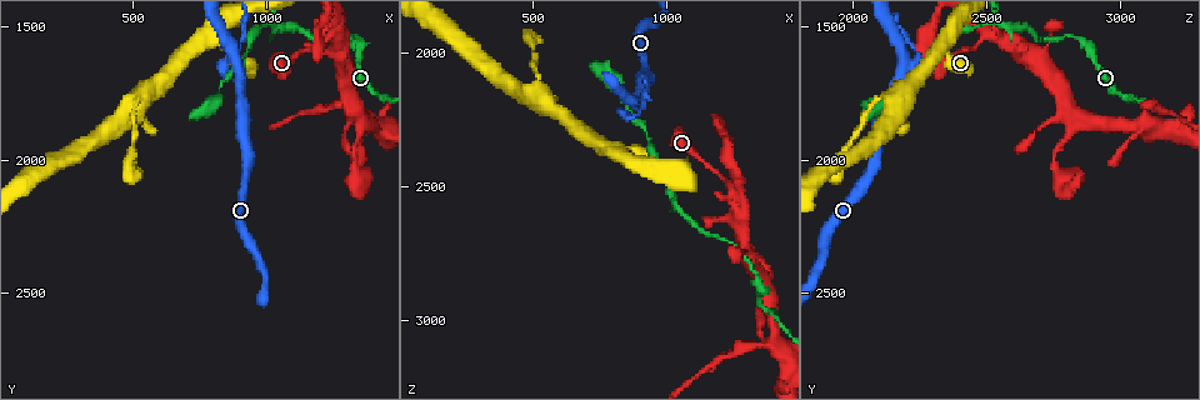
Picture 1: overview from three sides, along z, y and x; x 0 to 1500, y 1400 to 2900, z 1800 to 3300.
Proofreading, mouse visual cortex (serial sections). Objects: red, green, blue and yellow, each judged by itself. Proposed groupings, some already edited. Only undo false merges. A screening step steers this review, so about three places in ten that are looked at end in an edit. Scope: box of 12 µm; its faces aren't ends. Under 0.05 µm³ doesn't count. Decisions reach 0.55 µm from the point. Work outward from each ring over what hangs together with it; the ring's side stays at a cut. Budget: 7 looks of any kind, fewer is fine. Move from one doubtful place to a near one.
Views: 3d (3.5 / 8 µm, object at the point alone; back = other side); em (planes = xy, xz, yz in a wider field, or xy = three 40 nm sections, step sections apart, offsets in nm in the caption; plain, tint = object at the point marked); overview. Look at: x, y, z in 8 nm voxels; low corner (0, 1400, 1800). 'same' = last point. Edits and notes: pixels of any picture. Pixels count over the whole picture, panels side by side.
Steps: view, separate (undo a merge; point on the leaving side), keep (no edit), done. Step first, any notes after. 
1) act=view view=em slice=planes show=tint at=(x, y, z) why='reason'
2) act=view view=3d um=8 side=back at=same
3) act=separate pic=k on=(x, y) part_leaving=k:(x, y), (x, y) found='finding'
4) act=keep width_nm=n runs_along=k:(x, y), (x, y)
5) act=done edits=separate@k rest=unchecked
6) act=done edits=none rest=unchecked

act=view view=3d um=3.5 at=(1250, 1530, 2500) why='sudden change in width'

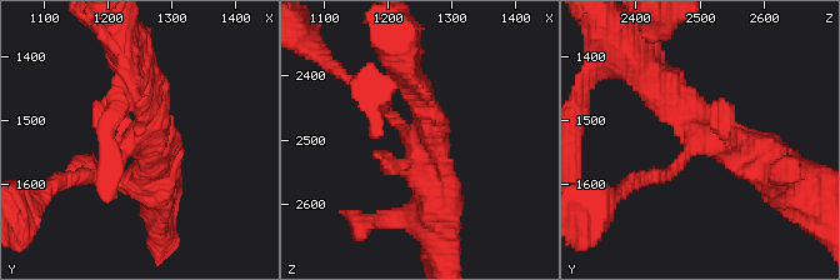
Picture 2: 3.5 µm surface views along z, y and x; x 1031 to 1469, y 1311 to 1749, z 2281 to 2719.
act=view view=em slice=xy step=2 show=tint at=(1240, 1525, 2500)

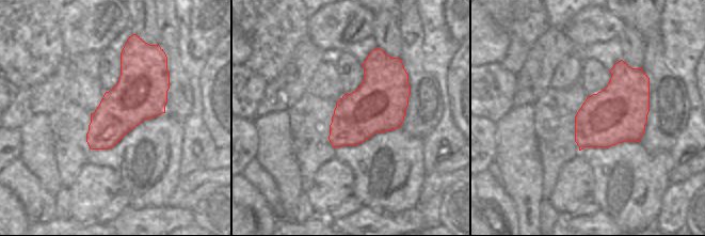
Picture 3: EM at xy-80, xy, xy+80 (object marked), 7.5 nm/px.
act=keep runs_along=2:(359, 90), (431, 160), (431, 209) found='continuous, no second cell'

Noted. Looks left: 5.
act=view view=3d um=3.5 at=(860, 1580, 2190)

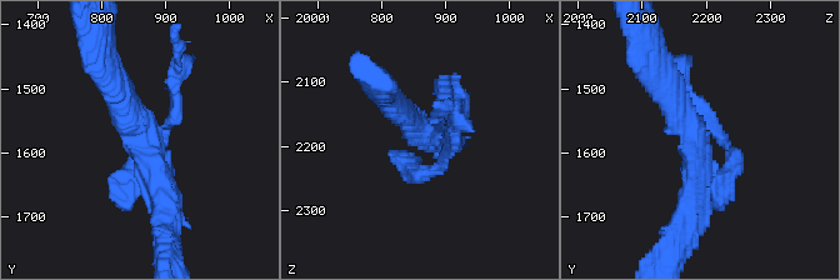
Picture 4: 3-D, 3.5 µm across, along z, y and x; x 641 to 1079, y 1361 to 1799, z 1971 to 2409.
act=view view=em slice=xy step=1 show=tint at=(870, 1575, 2185)

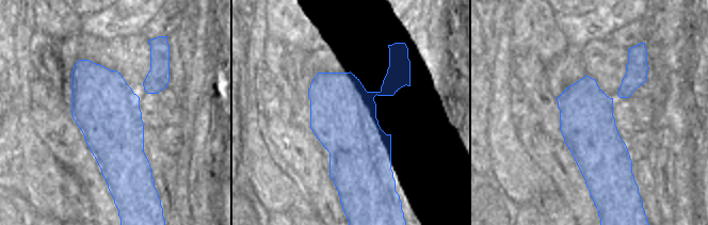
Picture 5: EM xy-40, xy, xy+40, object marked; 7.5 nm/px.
act=separate pic=4 on=(414, 160) part_leaving=4:(443, 154), (428, 173), (409, 154) found='two cells meet here'

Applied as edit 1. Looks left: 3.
act=done edits=separate@4 rest=unchecked

